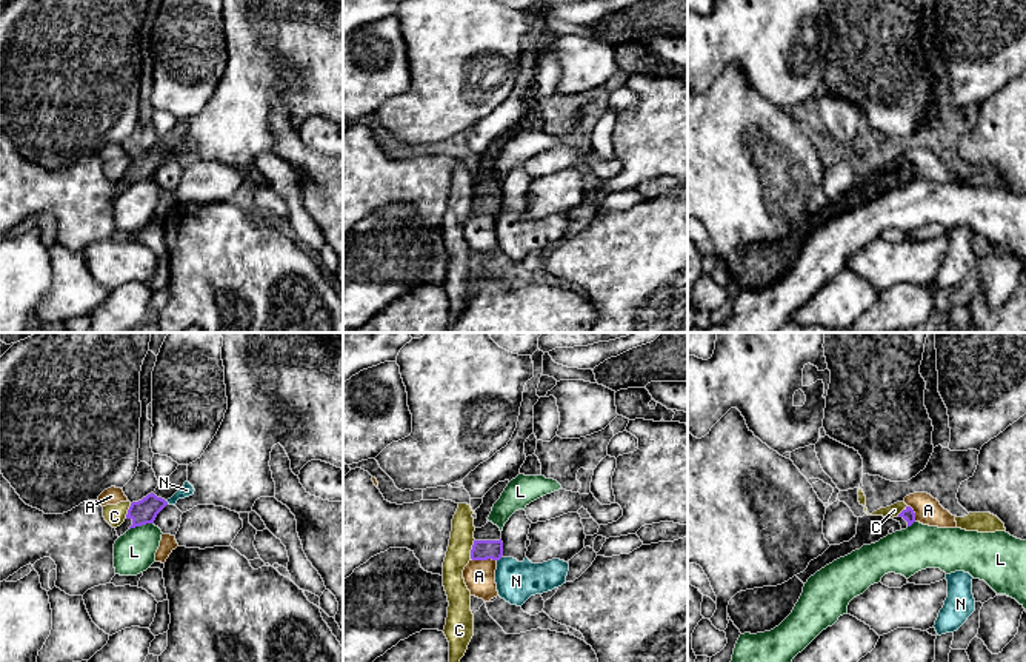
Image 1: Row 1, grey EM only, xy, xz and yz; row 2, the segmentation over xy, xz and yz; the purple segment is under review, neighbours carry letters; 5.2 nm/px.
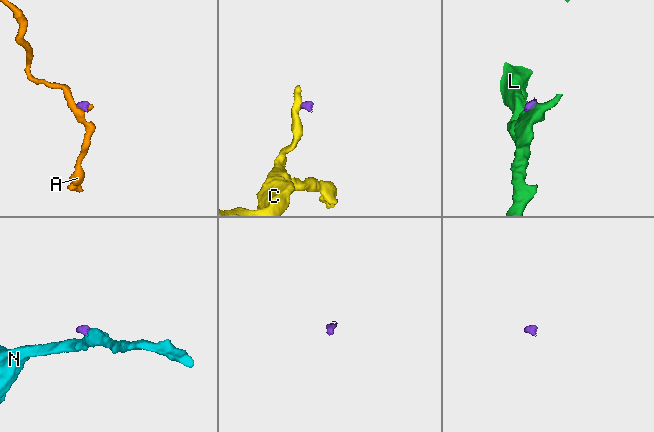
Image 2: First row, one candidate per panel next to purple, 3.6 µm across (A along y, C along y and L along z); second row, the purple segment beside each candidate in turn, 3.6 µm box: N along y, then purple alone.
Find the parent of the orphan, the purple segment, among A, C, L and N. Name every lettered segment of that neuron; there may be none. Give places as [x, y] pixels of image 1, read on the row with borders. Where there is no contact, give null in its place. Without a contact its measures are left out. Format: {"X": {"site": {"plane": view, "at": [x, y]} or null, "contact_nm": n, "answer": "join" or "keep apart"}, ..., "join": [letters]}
{"A": {"site": {"plane": "xz", "at": [483, 559]}, "contact_nm": 140, "answer": "keep apart"}, "C": {"site": {"plane": "xz", "at": [473, 548]}, "contact_nm": 110, "answer": "keep apart"}, "L": {"site": {"plane": "xy", "at": [140, 525]}, "contact_nm": 130, "answer": "keep apart"}, "N": {"site": {"plane": "xz", "at": [499, 559]}, "contact_nm": 40, "answer": "keep apart"}, "join": []}

